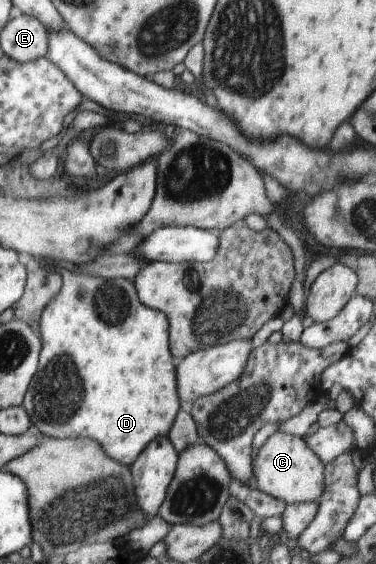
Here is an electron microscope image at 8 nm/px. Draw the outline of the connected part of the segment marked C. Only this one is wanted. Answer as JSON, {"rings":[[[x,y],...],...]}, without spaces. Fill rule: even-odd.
{"rings":[[[277,431],[258,450],[252,472],[259,490],[284,501],[287,505],[320,499],[325,489],[325,464],[305,443],[304,437]]]}

